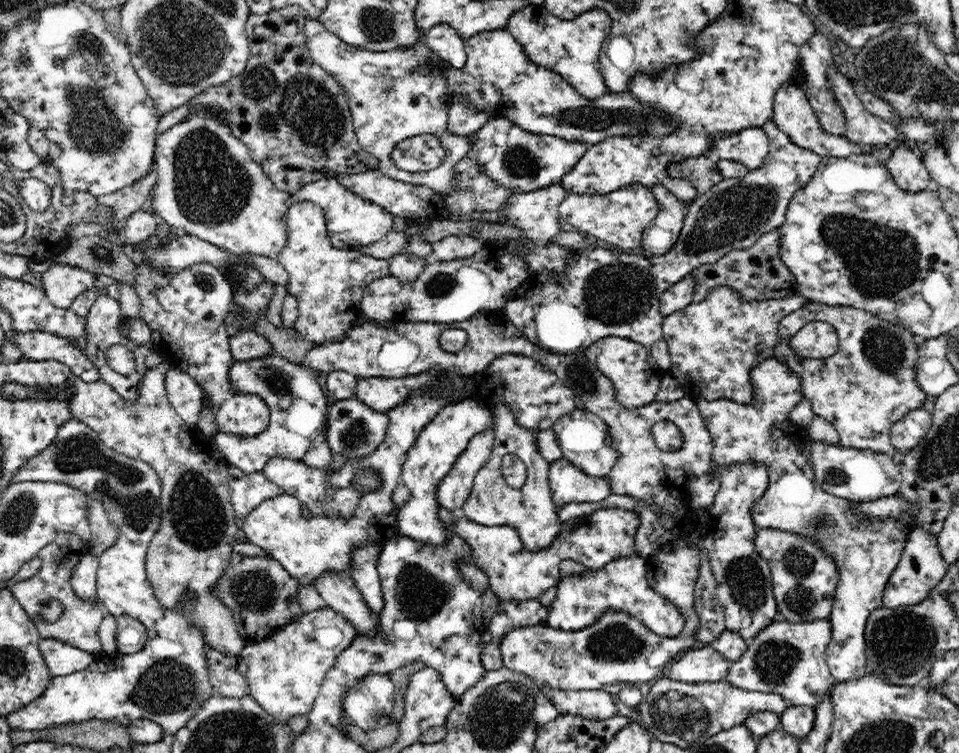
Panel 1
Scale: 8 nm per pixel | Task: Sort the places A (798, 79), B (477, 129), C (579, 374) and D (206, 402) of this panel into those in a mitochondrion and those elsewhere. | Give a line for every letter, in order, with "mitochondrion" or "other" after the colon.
A: other
B: other
C: mitochondrion
D: other

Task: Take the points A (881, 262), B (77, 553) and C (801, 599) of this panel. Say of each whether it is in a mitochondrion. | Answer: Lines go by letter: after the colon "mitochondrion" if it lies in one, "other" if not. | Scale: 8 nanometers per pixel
A: mitochondrion
B: other
C: mitochondrion

